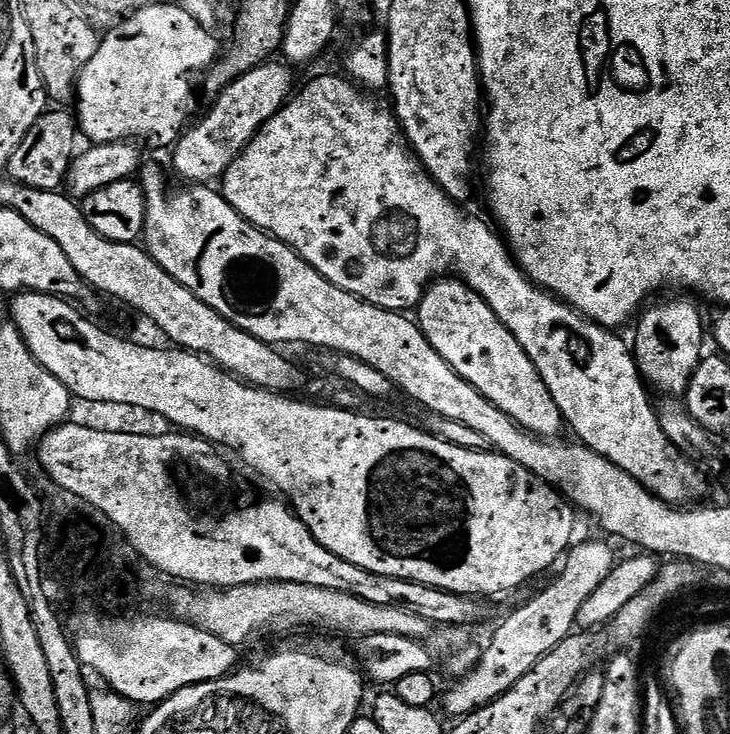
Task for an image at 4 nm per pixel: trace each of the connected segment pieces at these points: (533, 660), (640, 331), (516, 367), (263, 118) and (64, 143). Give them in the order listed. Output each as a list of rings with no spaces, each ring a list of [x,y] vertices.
[[[588,540],[585,544],[578,544],[563,557],[564,569],[557,574],[556,581],[537,596],[530,597],[521,608],[514,609],[497,626],[488,649],[486,646],[481,651],[476,667],[452,684],[453,688],[444,696],[444,708],[453,718],[468,716],[510,691],[545,654],[572,635],[577,627],[576,619],[578,610],[582,610],[582,602],[586,602],[586,598],[590,598],[590,594],[606,582],[618,560],[604,540]]]
[[[684,294],[677,296],[680,296],[677,300],[664,300],[661,304],[653,303],[643,309],[639,317],[640,325],[636,328],[634,355],[641,377],[653,389],[656,387],[657,393],[680,398],[687,393],[694,378],[694,370],[698,370],[705,355],[706,324],[700,321],[700,312],[694,301],[687,300]]]
[[[440,278],[429,284],[420,299],[418,323],[430,346],[446,358],[449,366],[525,431],[545,438],[559,437],[563,433],[560,431],[565,431],[564,416],[558,410],[558,402],[554,402],[526,350],[518,346],[518,338],[506,330],[498,314],[490,310],[480,293],[463,280]]]
[[[265,62],[224,87],[215,97],[212,109],[181,135],[174,145],[172,164],[184,182],[216,182],[256,137],[256,131],[288,103],[293,95],[292,72],[287,63]]]
[[[45,110],[38,118],[38,122],[34,122],[34,126],[30,126],[30,130],[26,134],[26,138],[22,138],[18,150],[14,150],[8,163],[7,175],[16,183],[25,184],[34,190],[55,192],[63,189],[72,161],[78,155],[76,136],[78,137],[78,121],[71,111]]]

